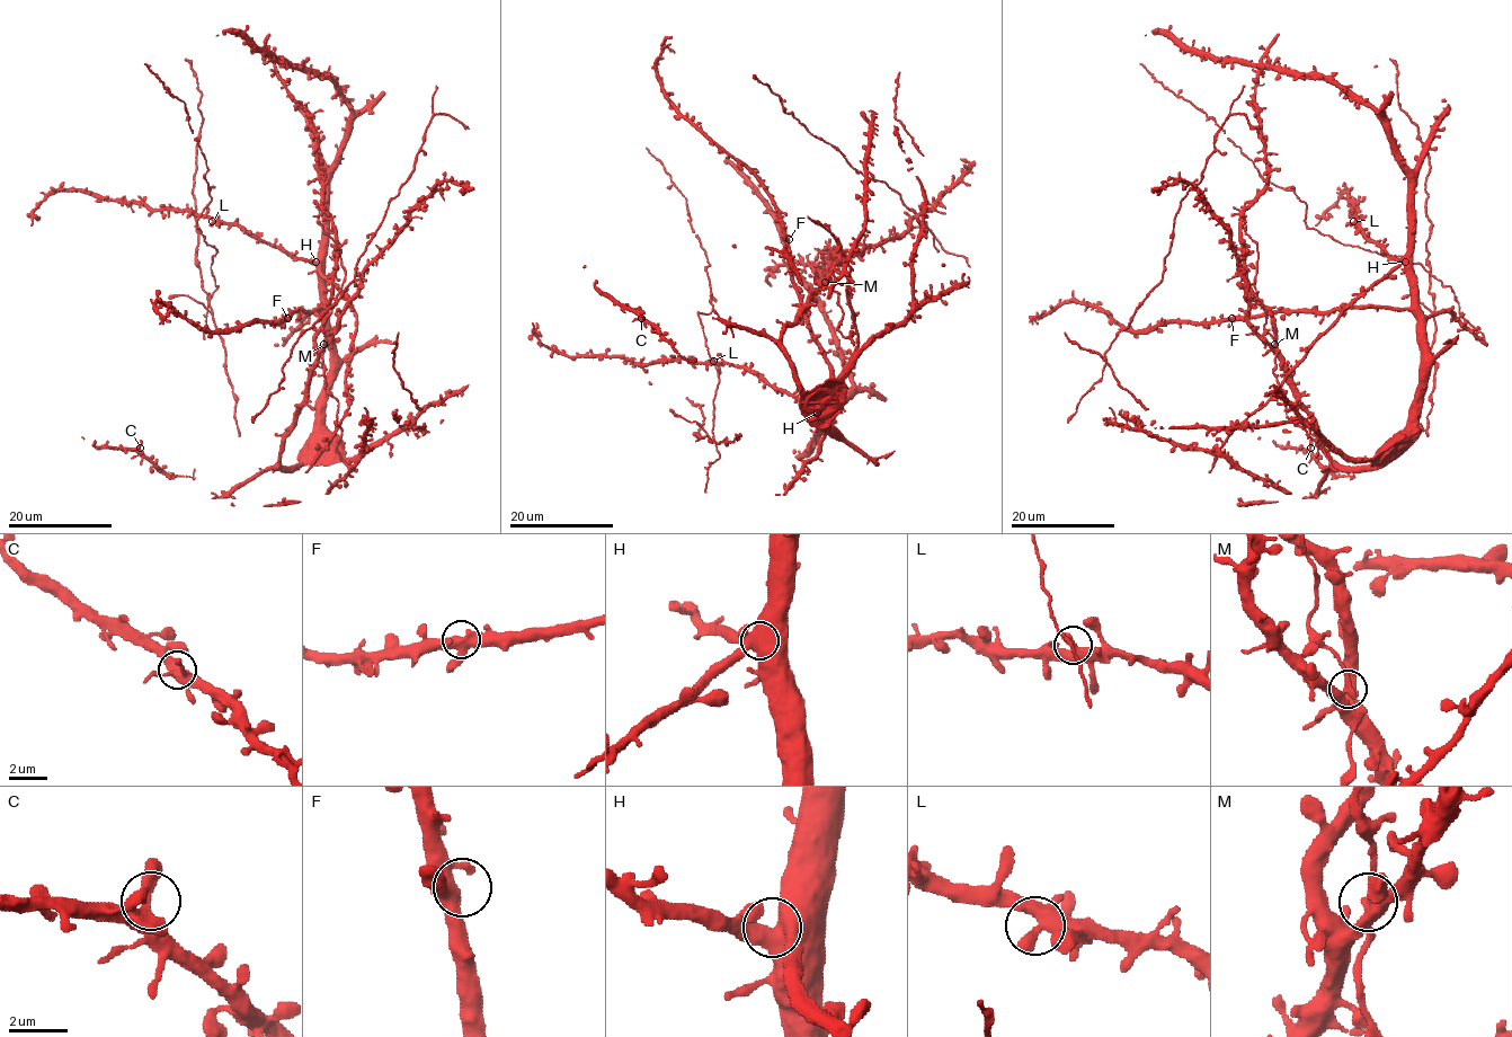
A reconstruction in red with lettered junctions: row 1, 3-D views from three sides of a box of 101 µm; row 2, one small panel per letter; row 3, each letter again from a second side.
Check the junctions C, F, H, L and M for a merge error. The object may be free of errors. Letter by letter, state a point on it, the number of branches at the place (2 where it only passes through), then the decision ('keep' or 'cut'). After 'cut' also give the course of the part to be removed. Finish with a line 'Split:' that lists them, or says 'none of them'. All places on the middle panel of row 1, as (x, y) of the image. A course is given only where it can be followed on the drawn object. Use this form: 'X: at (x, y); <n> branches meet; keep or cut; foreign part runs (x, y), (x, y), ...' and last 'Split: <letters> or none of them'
C: at (641, 318); 3 branches meet; keep
F: at (789, 239); 4 branches meet; keep
H: at (817, 413); 4 branches meet; keep
L: at (713, 361); 3 branches meet; keep
M: at (825, 282); 4 branches meet; keep
Split: none of them

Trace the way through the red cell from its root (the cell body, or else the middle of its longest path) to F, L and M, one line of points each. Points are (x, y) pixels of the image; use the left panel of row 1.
F: (299, 463), (309, 449), (330, 384), (329, 307), (320, 307), (313, 311), (294, 311), (287, 318)
L: (299, 463), (309, 449), (330, 384), (330, 351), (317, 268), (236, 225), (212, 221)
M: (299, 463), (284, 467), (279, 450), (294, 414), (305, 401), (311, 366), (323, 351), (323, 344)

